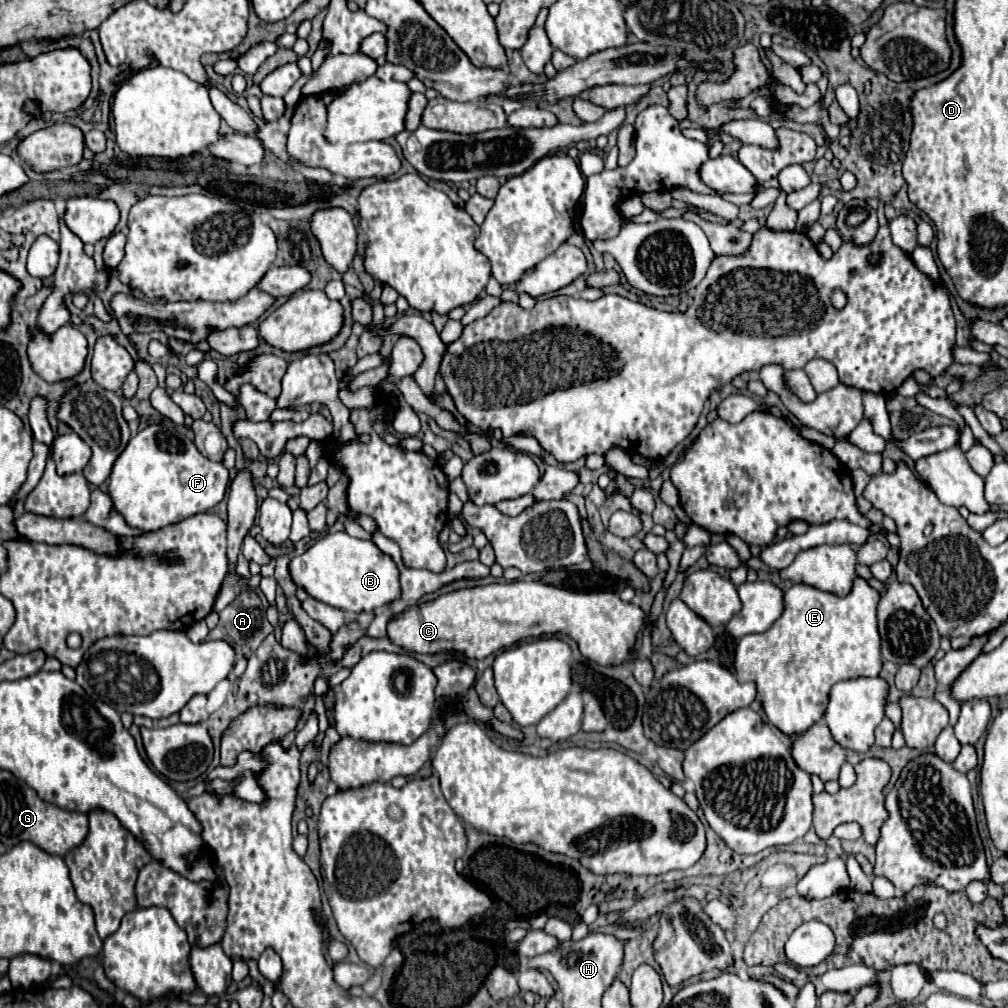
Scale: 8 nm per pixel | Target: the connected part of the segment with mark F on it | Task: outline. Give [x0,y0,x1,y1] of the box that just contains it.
[108,424,230,532]

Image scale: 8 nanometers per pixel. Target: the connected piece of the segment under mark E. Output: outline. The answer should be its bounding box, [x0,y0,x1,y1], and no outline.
[734,576,882,734]

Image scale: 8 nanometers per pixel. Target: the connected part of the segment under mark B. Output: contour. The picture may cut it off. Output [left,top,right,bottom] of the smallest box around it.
[290,532,400,612]

